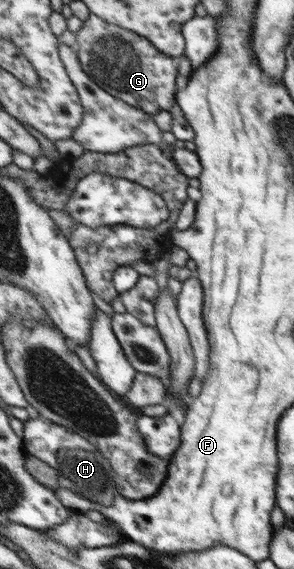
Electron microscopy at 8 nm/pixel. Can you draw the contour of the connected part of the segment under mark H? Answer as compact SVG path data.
M31 419L24 422L22 441L27 455L36 456L58 470L61 488L72 490L103 507L113 505L117 495L113 469L104 454L83 435L55 423L47 424L40 419Z

